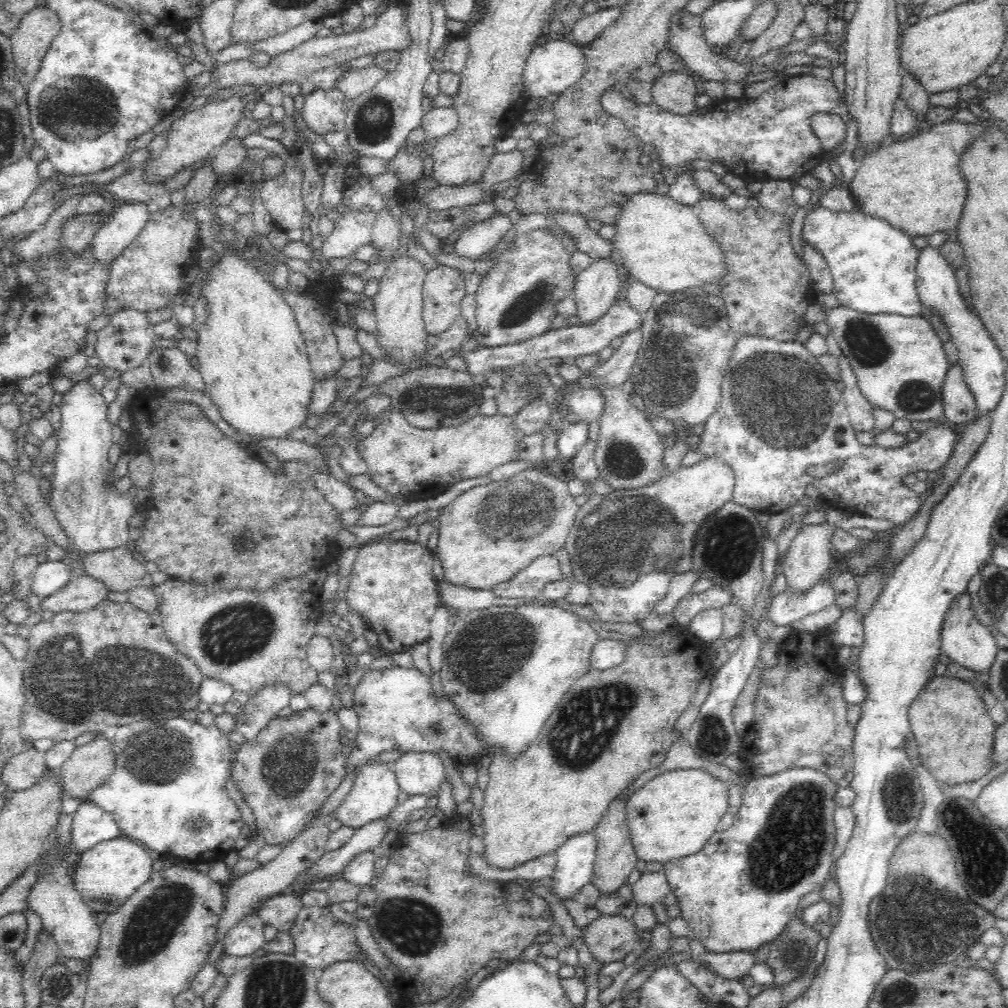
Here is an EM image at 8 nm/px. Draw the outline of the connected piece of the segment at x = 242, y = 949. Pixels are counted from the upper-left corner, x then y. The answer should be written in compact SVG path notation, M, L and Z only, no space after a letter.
M256 914L246 915L237 922L223 938L224 951L232 956L258 954L266 943L264 939L265 924Z

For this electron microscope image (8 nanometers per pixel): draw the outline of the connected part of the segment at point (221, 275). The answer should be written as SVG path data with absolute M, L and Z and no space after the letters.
M240 248L235 250L226 249L223 256L216 264L208 284L204 288L204 296L208 303L208 318L206 318L206 324L202 328L202 332L198 333L196 344L198 345L196 357L199 362L199 373L204 381L204 392L210 396L212 403L218 408L219 416L228 423L231 427L237 430L240 434L248 436L250 440L258 439L273 439L273 438L290 438L291 433L303 428L306 420L310 416L310 401L312 398L312 389L315 376L313 375L311 364L309 363L309 355L303 334L298 327L295 320L294 312L290 309L290 306L279 296L275 286L271 284L263 274L259 272L256 266L250 264L248 260L244 260L240 256Z

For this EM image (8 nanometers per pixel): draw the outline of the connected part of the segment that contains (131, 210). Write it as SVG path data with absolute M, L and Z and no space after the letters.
M124 202L118 206L93 237L91 245L94 258L111 264L150 217L148 207L142 202Z

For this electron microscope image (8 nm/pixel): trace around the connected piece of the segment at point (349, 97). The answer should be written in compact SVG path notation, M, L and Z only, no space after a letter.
M369 64L362 67L361 70L354 70L344 74L334 88L344 93L346 101L351 103L355 98L358 98L364 92L372 90L374 86L383 78L387 73L376 65Z

